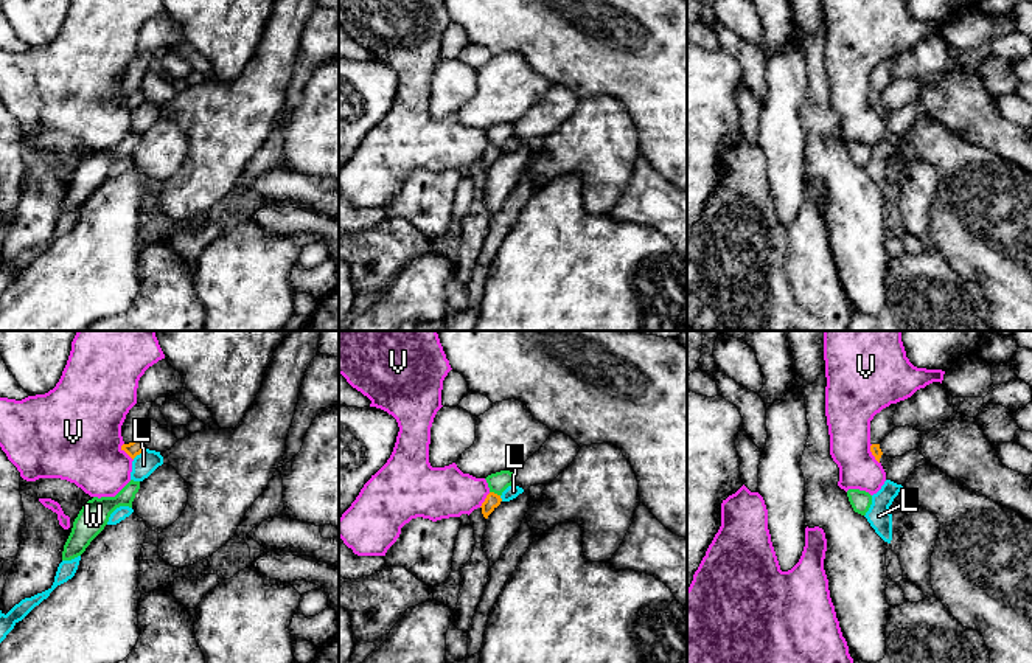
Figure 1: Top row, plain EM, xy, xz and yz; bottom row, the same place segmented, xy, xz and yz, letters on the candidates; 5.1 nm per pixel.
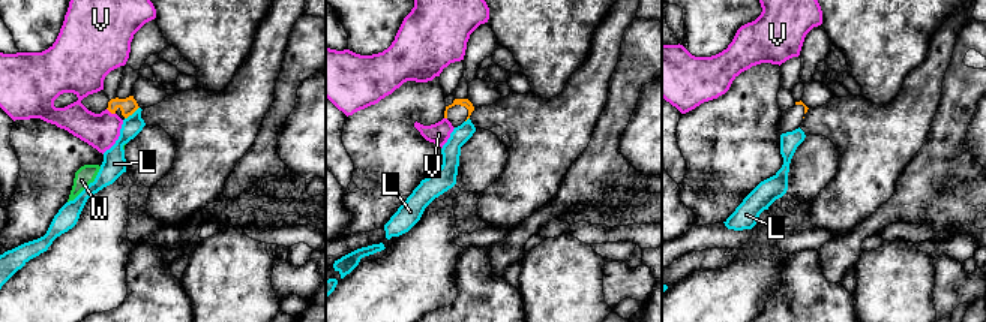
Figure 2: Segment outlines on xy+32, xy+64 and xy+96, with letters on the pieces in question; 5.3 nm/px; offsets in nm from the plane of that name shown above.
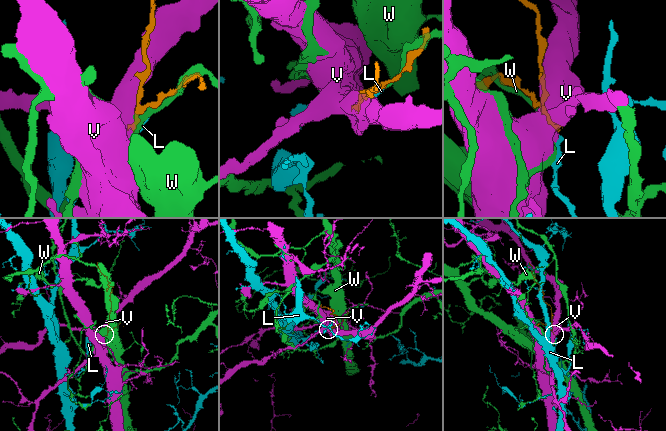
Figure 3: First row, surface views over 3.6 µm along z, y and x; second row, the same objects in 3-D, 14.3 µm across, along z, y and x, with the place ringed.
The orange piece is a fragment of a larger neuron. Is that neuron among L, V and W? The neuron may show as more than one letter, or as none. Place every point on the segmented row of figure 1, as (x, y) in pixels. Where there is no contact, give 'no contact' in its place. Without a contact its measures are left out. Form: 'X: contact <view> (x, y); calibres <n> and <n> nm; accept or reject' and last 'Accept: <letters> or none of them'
L: contact xy (139, 454); calibres 80 and 120 nm; reject
V: contact yz (872, 454); calibres 50 and 240 nm; reject
W: contact xz (493, 492); calibres 80 and 100 nm; reject
Accept: none of them

